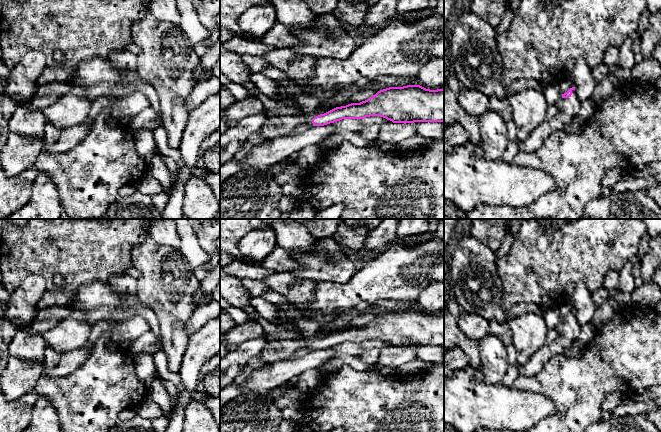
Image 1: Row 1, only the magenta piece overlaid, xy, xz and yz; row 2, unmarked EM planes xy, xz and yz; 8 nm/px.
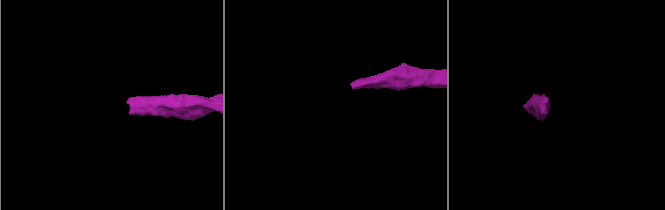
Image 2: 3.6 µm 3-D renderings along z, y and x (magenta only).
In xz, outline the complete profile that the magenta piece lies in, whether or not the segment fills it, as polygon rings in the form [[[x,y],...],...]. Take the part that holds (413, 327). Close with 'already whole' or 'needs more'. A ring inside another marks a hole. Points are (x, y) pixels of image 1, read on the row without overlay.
[[[420,309],[389,311],[378,315],[375,319],[360,327],[336,331],[324,338],[320,338],[311,345],[306,346],[304,351],[324,350],[342,343],[363,343],[370,340],[380,340],[393,347],[404,348],[414,346],[444,346],[444,312],[430,314]]]; needs more

